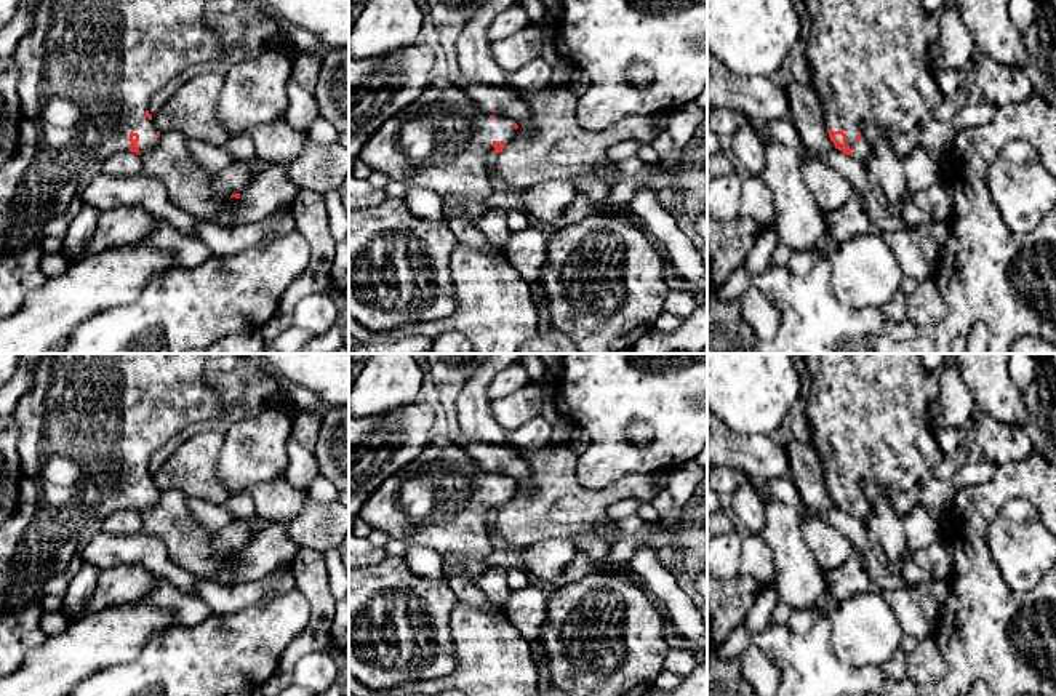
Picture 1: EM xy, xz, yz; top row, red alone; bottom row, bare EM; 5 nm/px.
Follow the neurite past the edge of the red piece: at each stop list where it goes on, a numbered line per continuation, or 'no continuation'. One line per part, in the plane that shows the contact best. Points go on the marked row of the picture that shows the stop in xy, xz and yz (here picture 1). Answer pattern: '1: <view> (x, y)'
1: xy (88, 68)

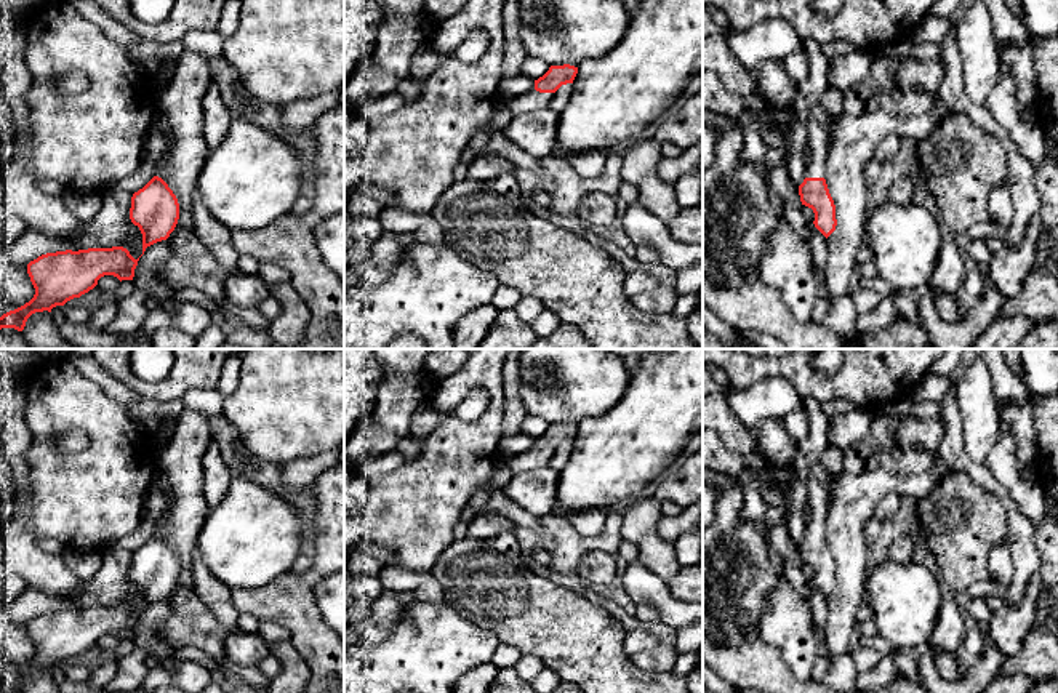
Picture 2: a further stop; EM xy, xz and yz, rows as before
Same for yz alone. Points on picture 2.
1: yz (817, 125)

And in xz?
1: xz (533, 100)

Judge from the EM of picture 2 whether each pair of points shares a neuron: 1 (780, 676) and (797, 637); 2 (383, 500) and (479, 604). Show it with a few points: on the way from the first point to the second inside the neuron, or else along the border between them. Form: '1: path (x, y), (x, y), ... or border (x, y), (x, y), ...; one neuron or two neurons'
1: border (761, 636), (780, 653), (794, 676); two neurons
2: border (453, 538), (429, 570); two neurons

